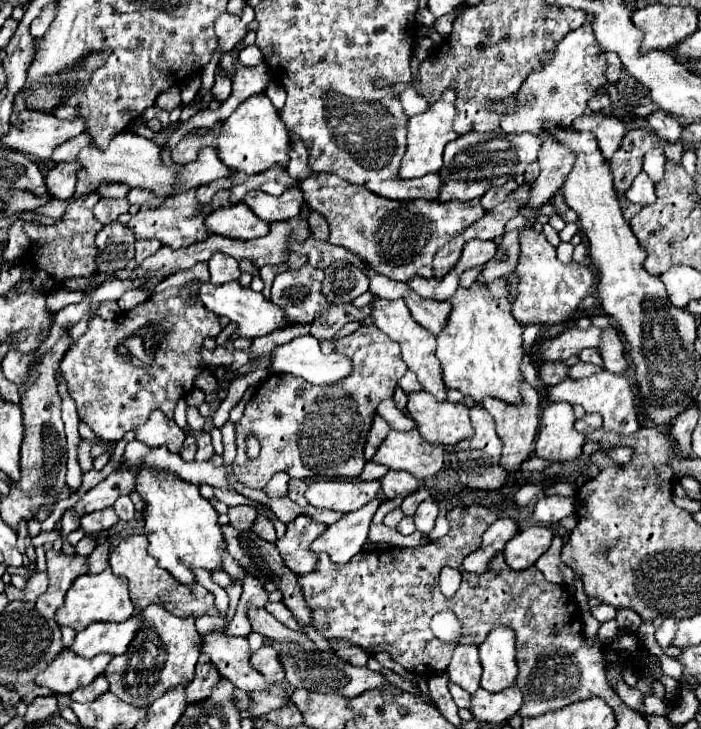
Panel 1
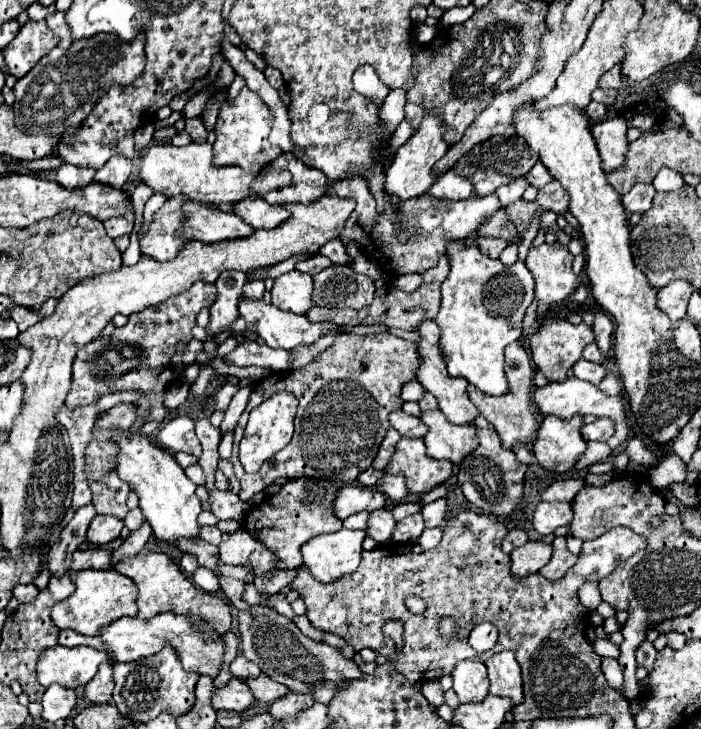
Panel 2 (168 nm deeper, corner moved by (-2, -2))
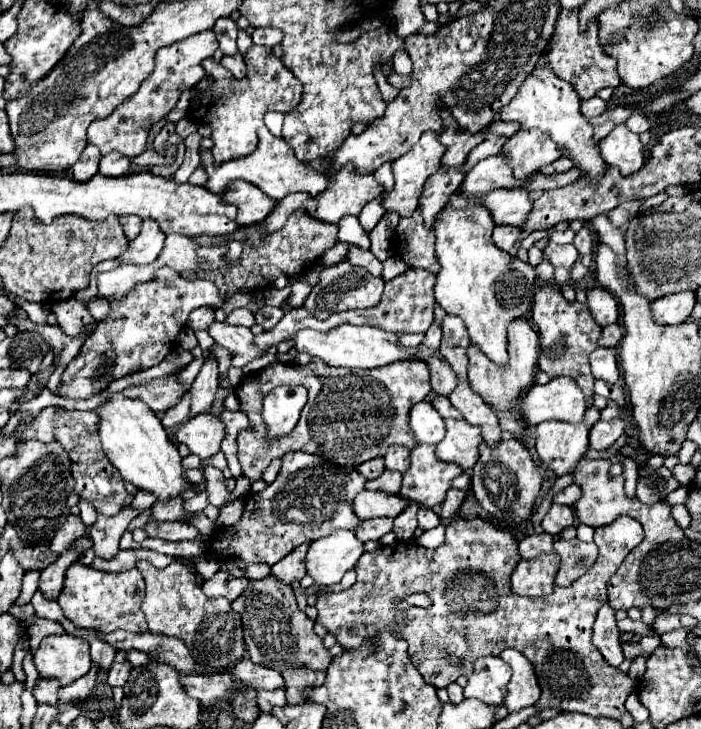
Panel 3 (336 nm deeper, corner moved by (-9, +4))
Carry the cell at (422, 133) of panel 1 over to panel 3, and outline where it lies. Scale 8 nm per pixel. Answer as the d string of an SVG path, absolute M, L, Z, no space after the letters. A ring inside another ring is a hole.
M425 132L419 142L401 158L397 158L393 162L393 176L395 176L395 188L383 198L383 206L385 210L395 210L399 216L411 216L417 210L419 204L419 196L423 190L425 180L429 178L429 174L437 172L441 168L441 156L445 154L445 146L439 142L439 134L437 132Z

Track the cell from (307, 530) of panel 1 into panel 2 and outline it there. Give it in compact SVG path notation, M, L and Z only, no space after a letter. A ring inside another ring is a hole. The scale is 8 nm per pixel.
M298 478L288 480L282 484L280 492L274 496L264 498L260 504L250 506L250 512L244 518L244 530L262 542L270 552L276 554L278 562L276 568L292 570L302 566L300 548L304 542L318 534L338 532L342 530L342 520L334 516L334 496L344 482L336 480L312 480L312 478Z

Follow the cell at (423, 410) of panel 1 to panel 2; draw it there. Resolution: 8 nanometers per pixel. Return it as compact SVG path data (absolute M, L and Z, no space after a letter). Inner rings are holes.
M430 410L420 418L430 428L424 438L430 458L450 460L452 464L460 464L462 458L478 446L476 426L450 424L440 410Z

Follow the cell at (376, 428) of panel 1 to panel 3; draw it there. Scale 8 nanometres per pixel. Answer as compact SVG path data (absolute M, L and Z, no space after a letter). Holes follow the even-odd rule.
M393 444L393 446L389 446L383 460L385 460L385 468L405 472L409 468L409 448L401 446L401 444Z

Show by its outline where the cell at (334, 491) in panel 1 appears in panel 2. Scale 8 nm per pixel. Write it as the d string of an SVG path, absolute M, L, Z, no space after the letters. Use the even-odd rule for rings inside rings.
M344 486L340 488L336 498L336 516L340 520L346 520L356 512L374 512L378 508L384 508L384 504L386 504L386 496L376 488Z

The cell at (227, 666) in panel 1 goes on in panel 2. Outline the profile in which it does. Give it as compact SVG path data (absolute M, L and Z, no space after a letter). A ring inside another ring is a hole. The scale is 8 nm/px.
M160 614L150 620L140 620L140 618L120 618L112 622L110 626L102 628L100 638L112 648L114 658L118 662L134 662L142 660L146 656L152 656L164 648L164 644L170 644L180 658L182 666L186 670L194 670L200 674L208 674L210 678L216 678L220 672L222 664L222 654L224 654L224 640L216 642L216 634L206 636L198 628L190 626L188 616L176 616L176 614Z

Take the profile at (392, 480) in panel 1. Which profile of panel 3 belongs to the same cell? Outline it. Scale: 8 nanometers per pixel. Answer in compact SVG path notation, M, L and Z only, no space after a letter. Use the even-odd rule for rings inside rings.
M385 470L379 478L375 480L369 480L365 484L365 488L369 490L381 490L381 492L387 492L387 494L399 494L401 490L401 472L393 472L393 470Z

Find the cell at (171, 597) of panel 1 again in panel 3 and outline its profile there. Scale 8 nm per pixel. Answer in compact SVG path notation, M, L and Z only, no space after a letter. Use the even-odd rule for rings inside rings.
M139 560L137 568L147 584L141 610L145 612L149 630L153 634L181 638L191 648L195 658L209 666L225 668L233 666L233 662L243 658L245 652L243 630L241 622L237 620L237 614L231 608L231 602L227 598L205 596L201 592L201 586L197 586L197 578L189 564L173 560L167 568L159 570L151 566L147 560Z

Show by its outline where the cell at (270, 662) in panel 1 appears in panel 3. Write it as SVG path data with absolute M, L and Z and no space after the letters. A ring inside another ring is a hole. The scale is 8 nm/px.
M257 690L257 704L261 712L271 712L273 706L285 706L285 690Z

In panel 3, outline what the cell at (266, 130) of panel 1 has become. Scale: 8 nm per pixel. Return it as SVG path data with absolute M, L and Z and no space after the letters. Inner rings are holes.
M253 44L253 46L249 48L249 52L247 52L247 56L245 56L245 58L247 58L247 70L249 70L249 74L247 74L243 80L235 80L230 71L219 64L219 62L215 62L213 58L207 58L207 60L203 62L203 68L205 68L205 72L207 72L207 74L213 78L213 80L211 80L211 87L204 92L197 92L197 88L192 88L189 115L198 123L209 124L209 126L213 128L211 140L215 142L215 144L213 144L213 158L215 158L215 162L227 162L227 160L233 160L233 158L241 158L241 156L253 154L253 150L257 148L257 142L259 142L259 140L257 140L257 131L259 126L263 126L263 116L265 116L265 112L271 112L271 110L273 110L273 112L289 112L289 110L293 110L293 106L297 106L297 104L299 104L299 100L301 100L301 90L303 90L301 82L297 82L297 78L295 78L295 76L293 76L293 74L291 74L291 72L289 72L285 66L283 66L283 62L281 62L281 60L279 60L279 58L277 58L273 52L271 52L271 48L269 48L269 46L255 46L255 44ZM191 102L200 103L201 105L204 105L207 110L191 110Z

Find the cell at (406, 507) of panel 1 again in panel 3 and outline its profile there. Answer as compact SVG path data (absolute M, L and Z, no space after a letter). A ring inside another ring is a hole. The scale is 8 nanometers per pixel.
M409 502L407 508L395 518L393 532L399 536L399 540L405 540L405 542L411 540L415 528L417 528L417 510L419 510L419 504L417 502Z

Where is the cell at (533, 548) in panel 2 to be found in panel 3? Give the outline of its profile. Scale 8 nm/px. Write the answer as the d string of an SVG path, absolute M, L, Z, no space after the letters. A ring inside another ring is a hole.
M547 552L531 560L521 560L511 574L511 590L521 596L551 594L555 586L555 572L559 566L559 554Z

